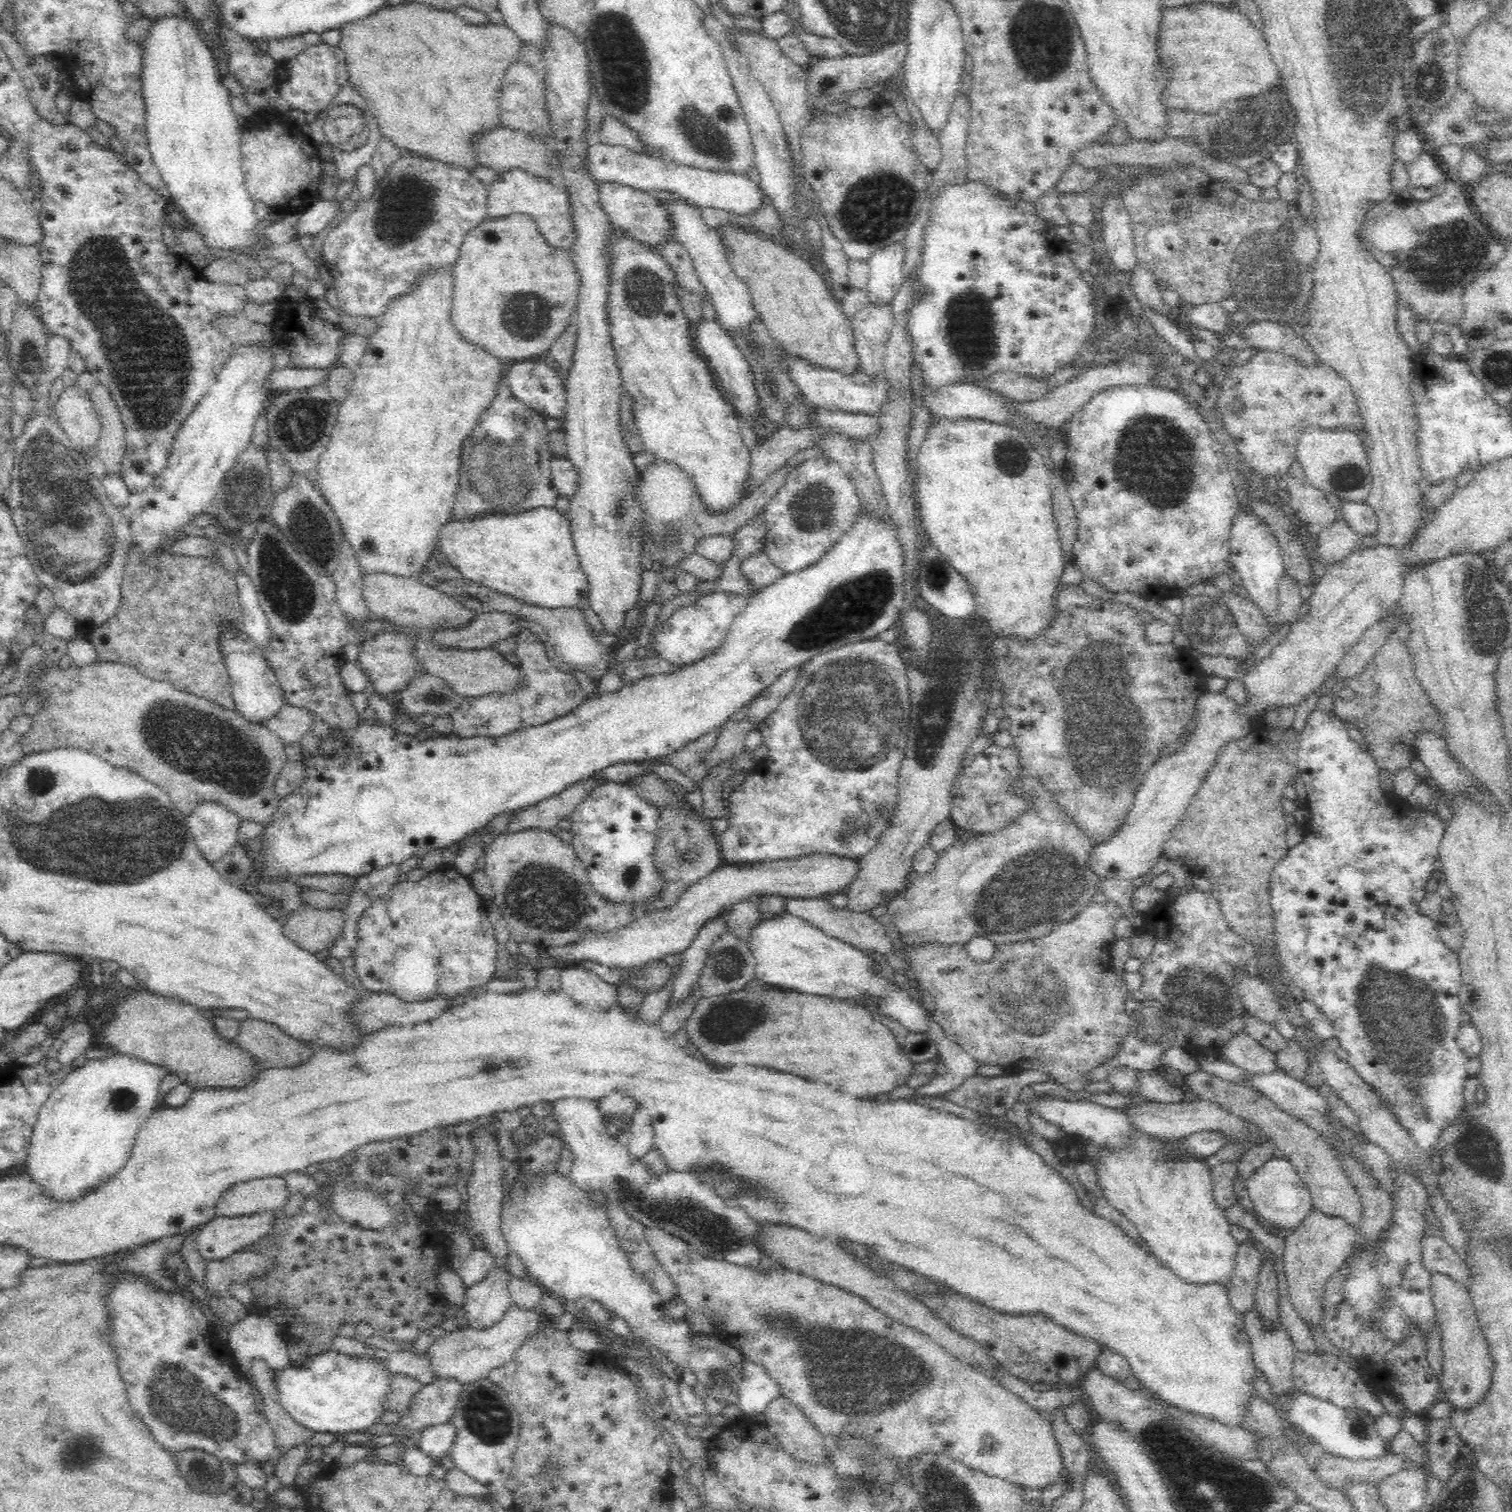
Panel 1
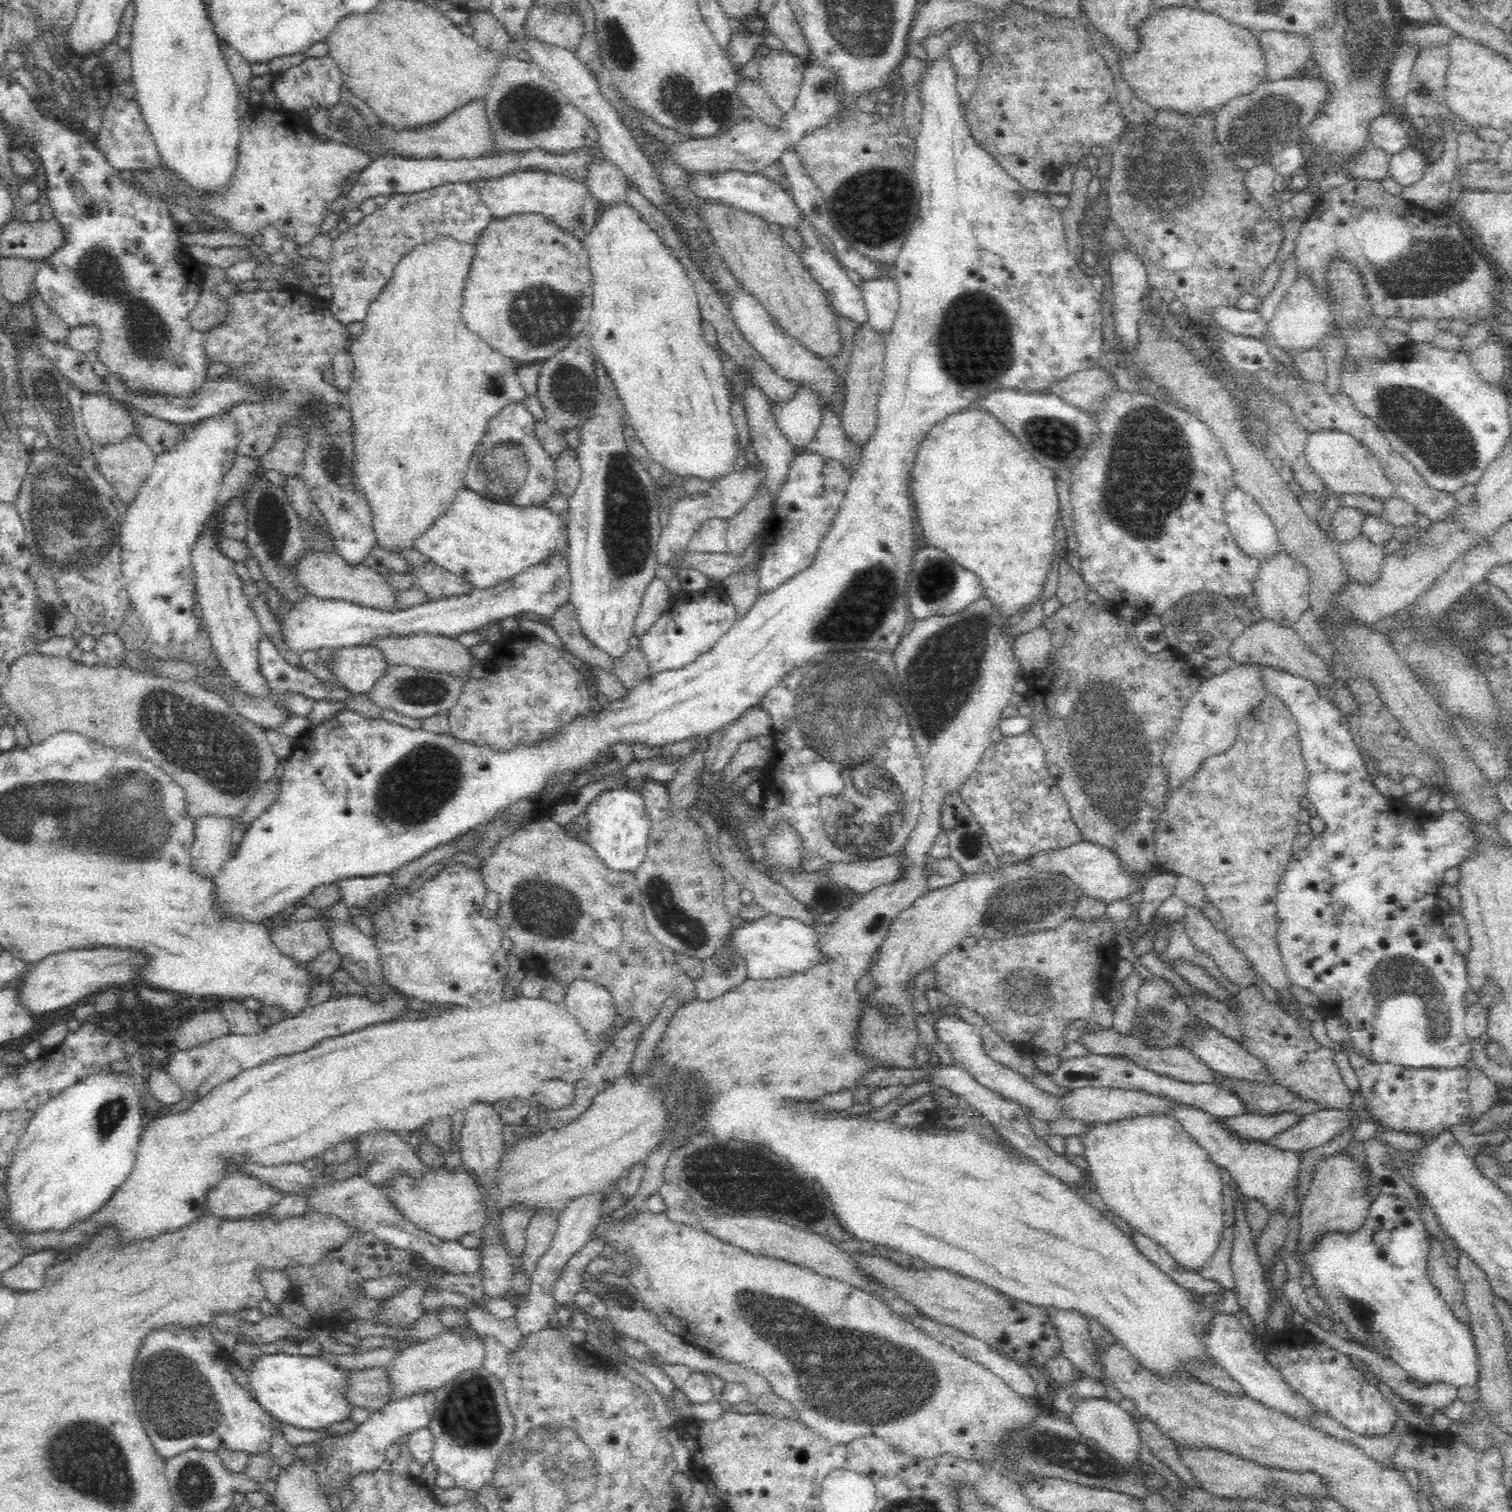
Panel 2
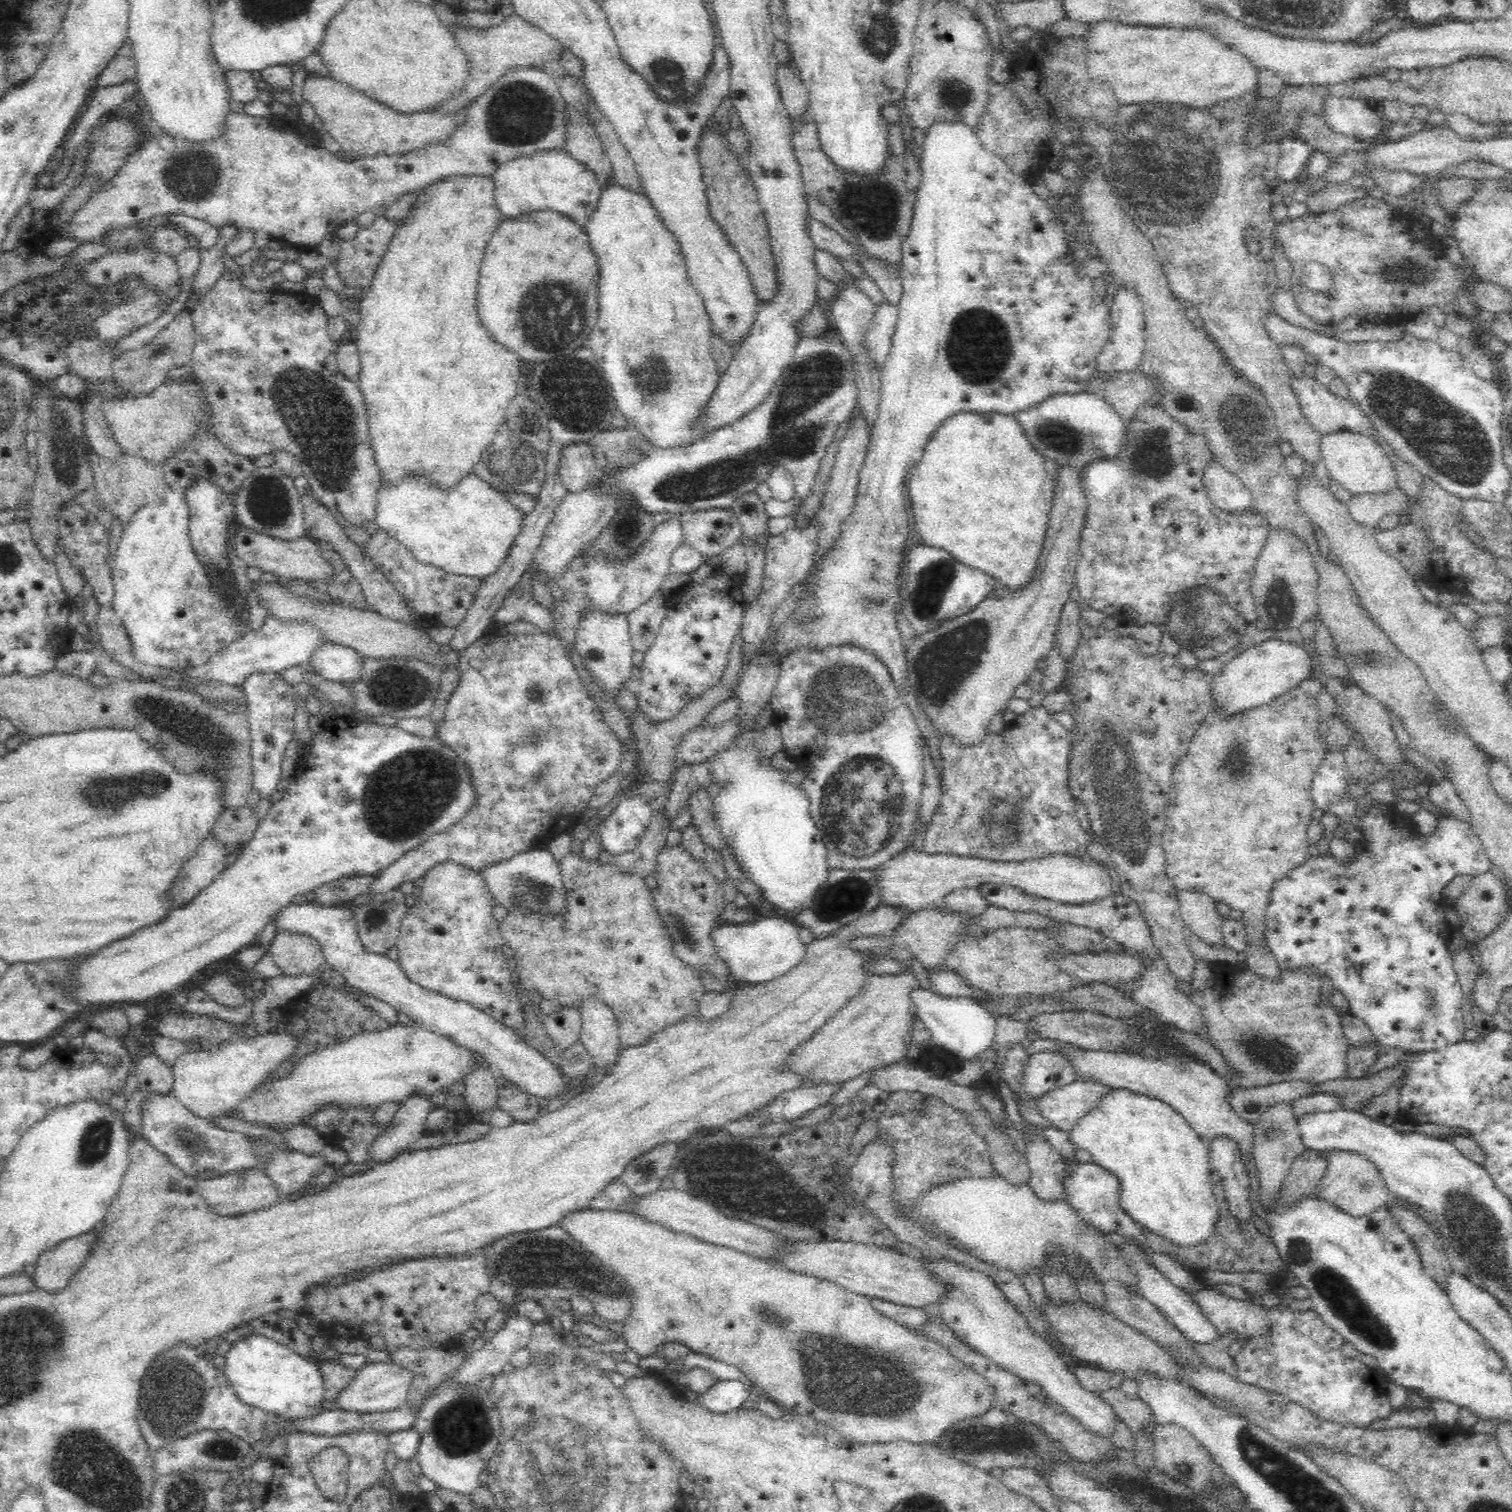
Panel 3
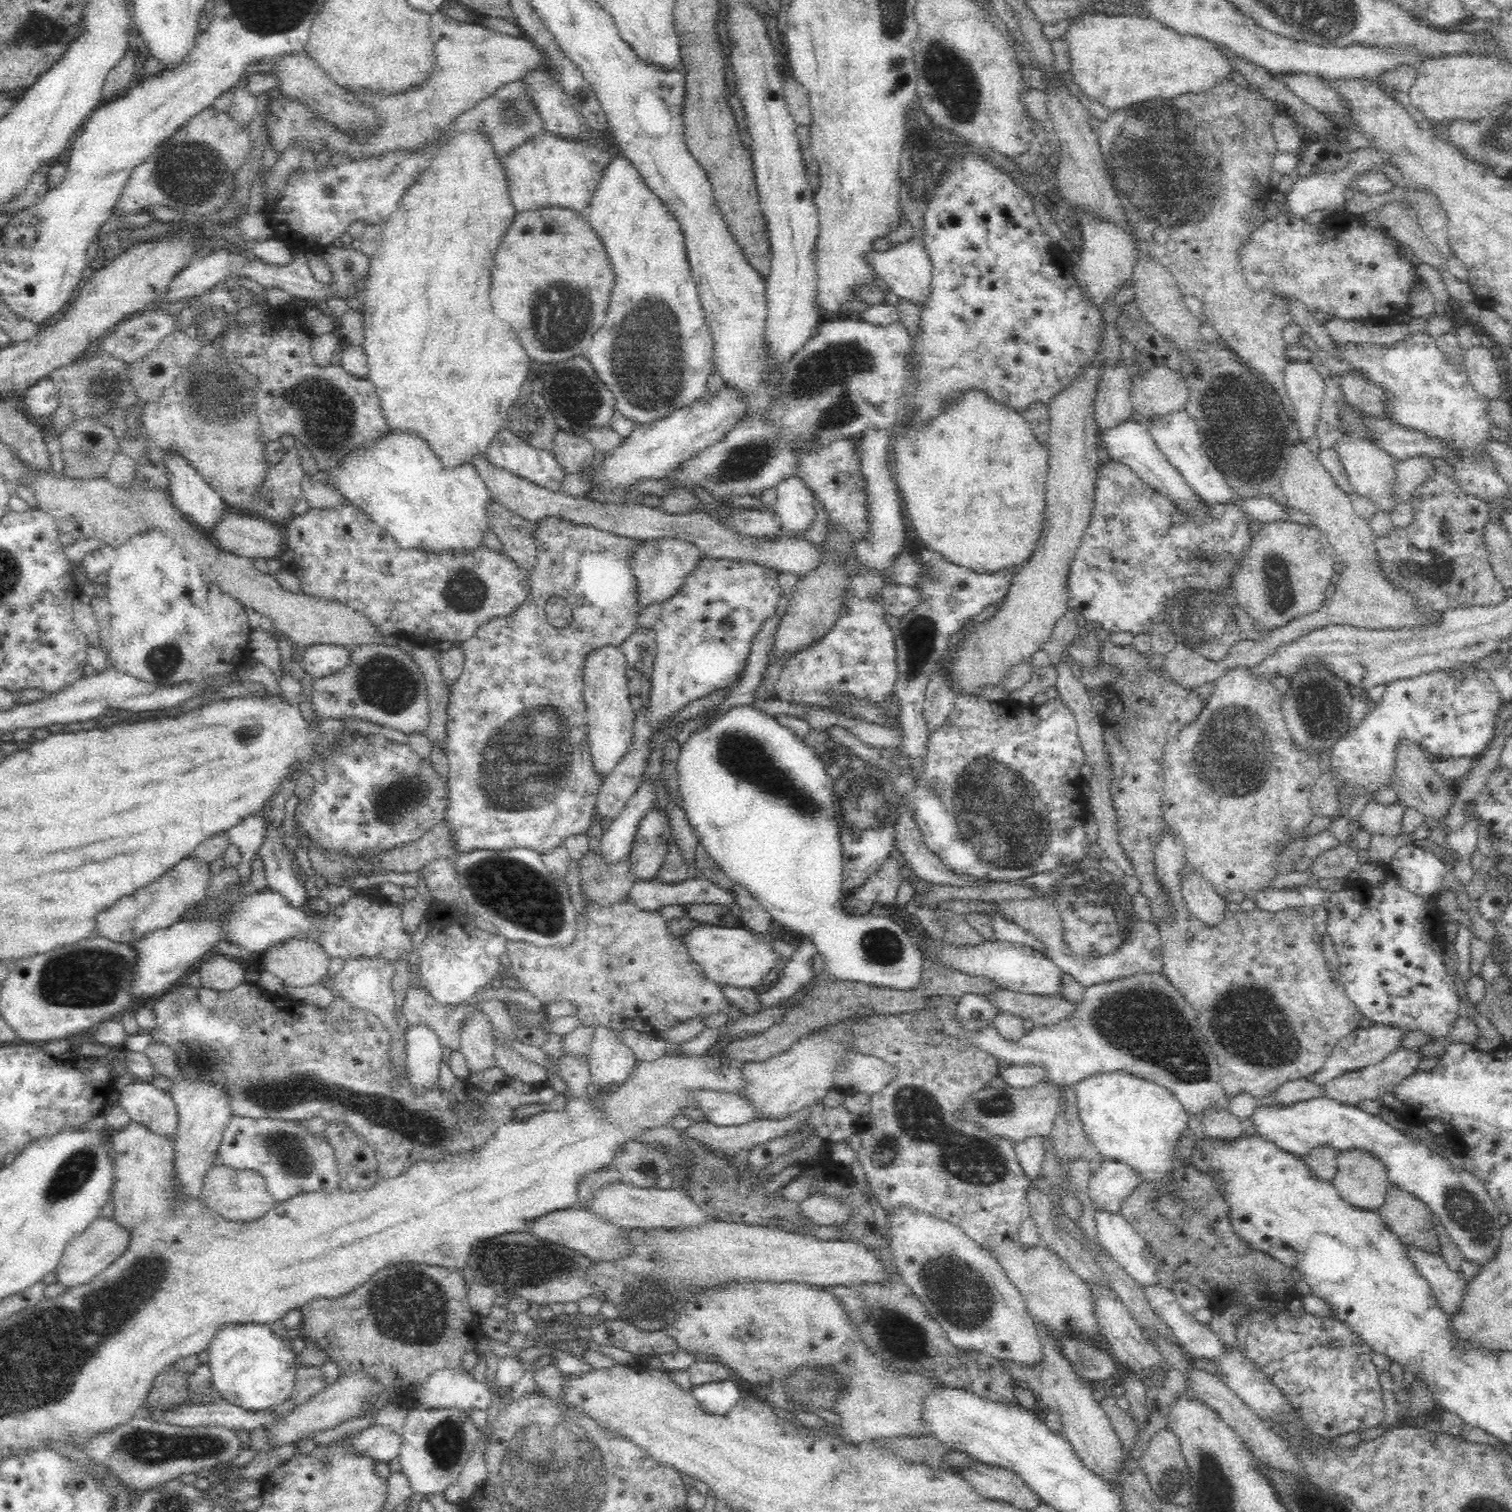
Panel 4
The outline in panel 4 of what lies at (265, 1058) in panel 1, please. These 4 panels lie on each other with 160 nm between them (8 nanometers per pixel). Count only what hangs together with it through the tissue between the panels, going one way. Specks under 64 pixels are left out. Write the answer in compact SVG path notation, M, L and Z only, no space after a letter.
M218 954L210 956L199 966L201 986L214 992L230 992L244 982L244 971L240 961Z

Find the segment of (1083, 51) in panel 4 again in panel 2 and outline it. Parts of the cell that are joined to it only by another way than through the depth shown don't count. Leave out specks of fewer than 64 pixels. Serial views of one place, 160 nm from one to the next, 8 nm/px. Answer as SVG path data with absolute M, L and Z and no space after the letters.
M1184 6L1155 7L1140 30L1141 44L1136 56L1118 56L1120 72L1134 95L1157 109L1172 109L1186 115L1207 114L1224 106L1235 96L1250 94L1266 81L1266 57L1256 33L1212 11Z

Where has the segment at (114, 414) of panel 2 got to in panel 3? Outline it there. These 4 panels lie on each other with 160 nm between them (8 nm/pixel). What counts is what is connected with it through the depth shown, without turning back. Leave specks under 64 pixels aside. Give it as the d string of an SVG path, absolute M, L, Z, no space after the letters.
M198 379L190 384L162 384L158 385L152 394L140 395L136 398L118 398L104 400L97 404L97 411L102 414L105 427L108 428L116 444L123 451L135 456L142 456L164 462L166 456L179 447L185 438L195 429L198 421L208 421L211 426L206 397L198 391Z

